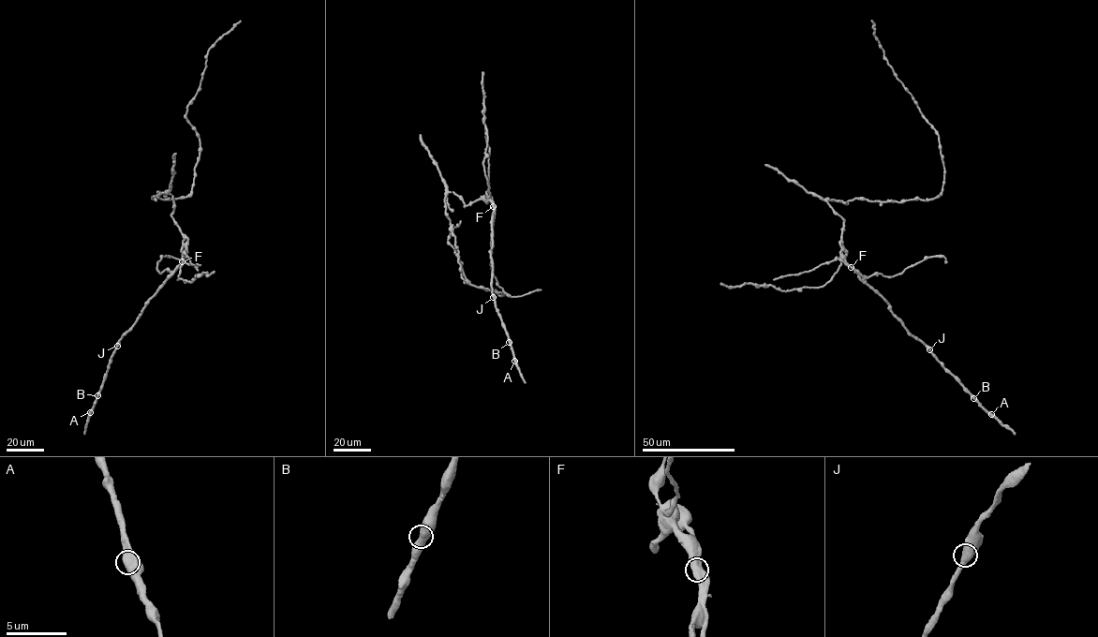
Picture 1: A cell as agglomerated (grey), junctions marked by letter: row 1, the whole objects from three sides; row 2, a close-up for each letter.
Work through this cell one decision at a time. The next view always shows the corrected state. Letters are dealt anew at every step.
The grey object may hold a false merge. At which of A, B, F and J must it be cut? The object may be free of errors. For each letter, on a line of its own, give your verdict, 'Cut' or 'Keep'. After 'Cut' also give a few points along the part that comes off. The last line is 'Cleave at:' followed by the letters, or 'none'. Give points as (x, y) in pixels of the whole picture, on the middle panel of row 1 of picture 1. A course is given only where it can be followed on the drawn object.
A: Keep
B: Keep
F: Cut. Course of the part to remove: (493, 206), (492, 292), (514, 362), (526, 382)
J: Keep
Cleave at: F

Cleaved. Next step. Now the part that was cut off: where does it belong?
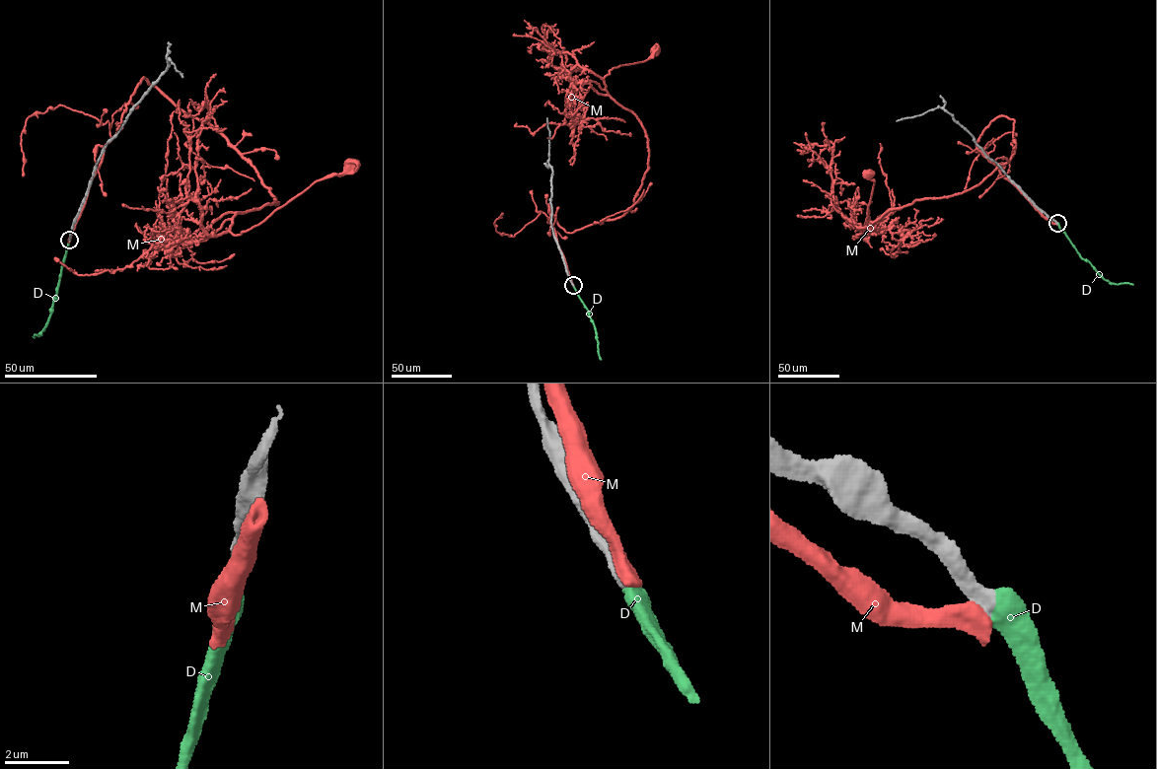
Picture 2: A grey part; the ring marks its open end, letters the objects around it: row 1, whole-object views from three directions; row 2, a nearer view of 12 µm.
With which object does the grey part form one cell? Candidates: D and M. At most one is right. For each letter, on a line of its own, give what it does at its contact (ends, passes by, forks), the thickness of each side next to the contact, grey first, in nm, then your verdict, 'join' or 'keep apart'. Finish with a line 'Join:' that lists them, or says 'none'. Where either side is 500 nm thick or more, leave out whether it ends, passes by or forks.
D: 500 nm thick on the grey side, 700 nm on the other; join
M: 500 nm thick on the grey side, 650 nm on the other; keep apart
Join: D

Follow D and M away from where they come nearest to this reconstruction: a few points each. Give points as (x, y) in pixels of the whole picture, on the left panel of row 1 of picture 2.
D: (69, 240), (56, 297), (45, 327), (34, 337)
M: (69, 240), (106, 146), (142, 78), (207, 121), (276, 198), (278, 204), (237, 212), (234, 235), (351, 165)

